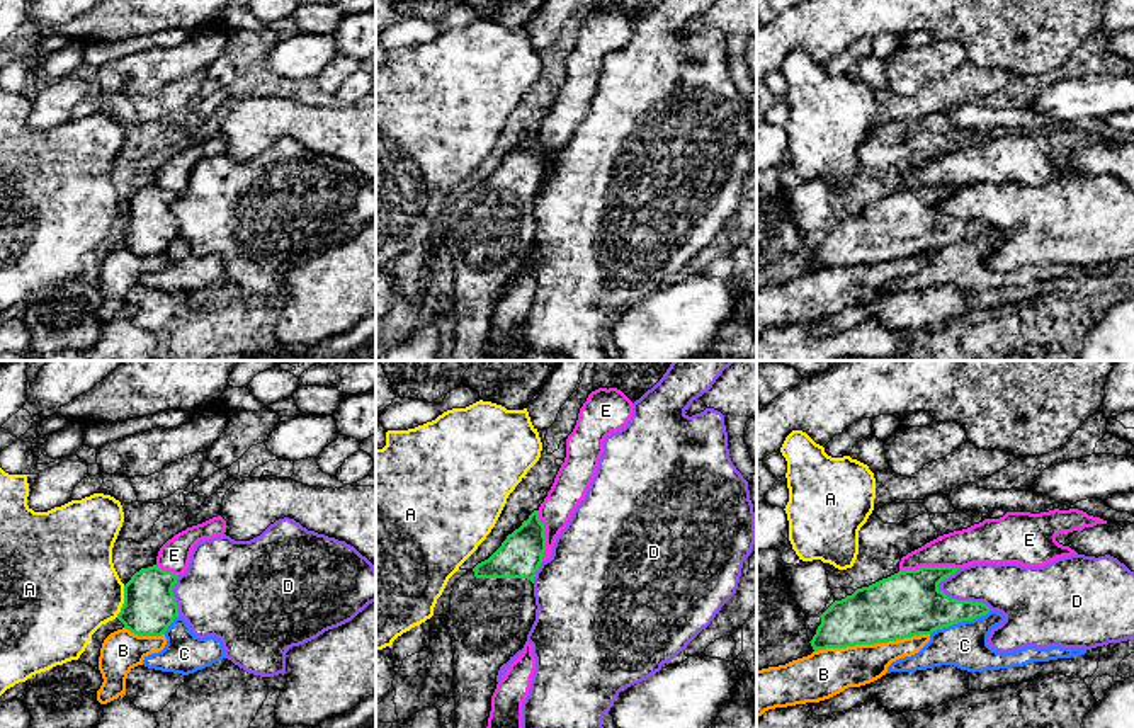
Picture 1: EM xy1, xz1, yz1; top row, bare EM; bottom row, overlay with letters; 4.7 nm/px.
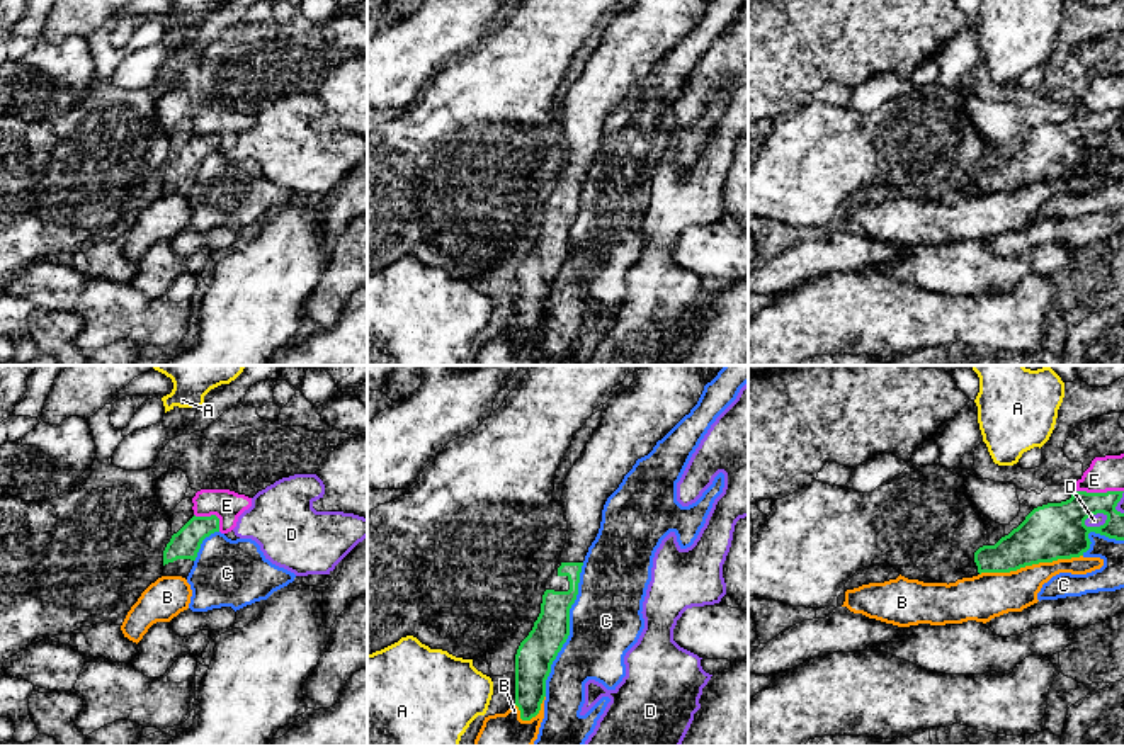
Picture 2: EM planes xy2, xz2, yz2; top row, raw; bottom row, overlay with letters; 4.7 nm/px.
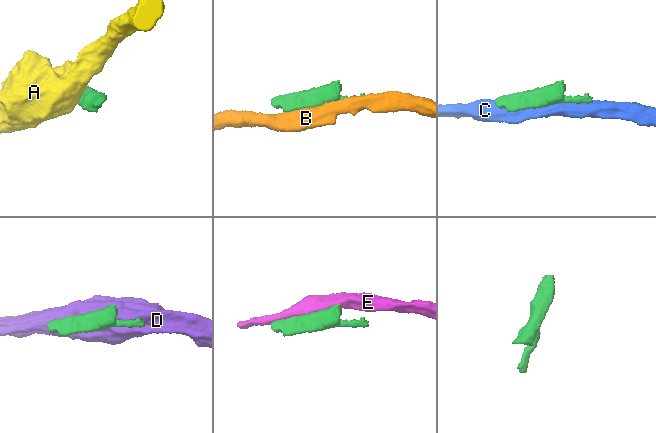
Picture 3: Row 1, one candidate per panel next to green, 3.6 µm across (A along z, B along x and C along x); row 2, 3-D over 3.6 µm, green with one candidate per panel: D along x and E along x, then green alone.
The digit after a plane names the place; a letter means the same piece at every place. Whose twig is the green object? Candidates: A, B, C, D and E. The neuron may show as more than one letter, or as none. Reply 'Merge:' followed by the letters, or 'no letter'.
Merge: no letter

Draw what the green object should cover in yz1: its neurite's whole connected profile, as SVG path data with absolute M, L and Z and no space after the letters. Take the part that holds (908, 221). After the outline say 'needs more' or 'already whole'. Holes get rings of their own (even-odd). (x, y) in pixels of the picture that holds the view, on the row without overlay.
M954 185L904 189L835 219L819 235L821 243L809 260L813 269L932 253L986 235L991 230L986 223L950 218L938 208L938 202L957 189Z; already whole

